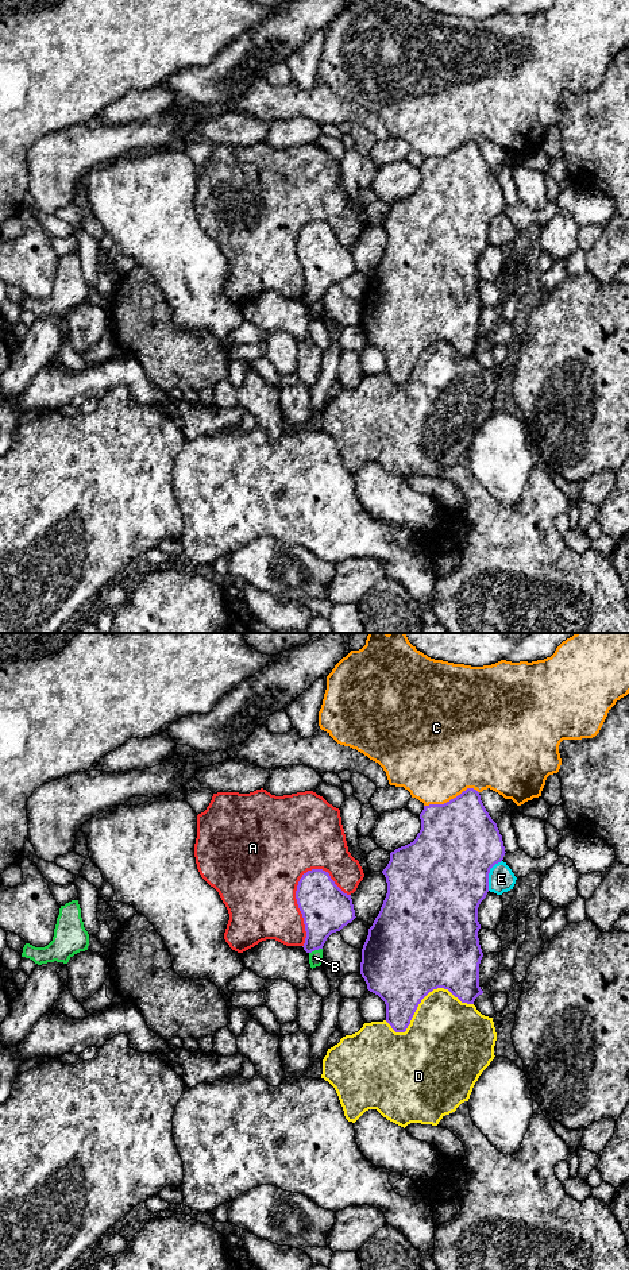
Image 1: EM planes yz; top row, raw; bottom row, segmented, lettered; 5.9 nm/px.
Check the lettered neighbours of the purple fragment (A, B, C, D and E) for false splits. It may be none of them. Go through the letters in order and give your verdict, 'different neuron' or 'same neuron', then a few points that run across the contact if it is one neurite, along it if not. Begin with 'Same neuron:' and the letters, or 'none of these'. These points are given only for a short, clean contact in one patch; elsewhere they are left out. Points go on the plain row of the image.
Same neuron: none of these
A: different neuron
B: different neuron; line yz (321, 300), (309, 305)
C: different neuron
D: different neuron
E: different neuron

